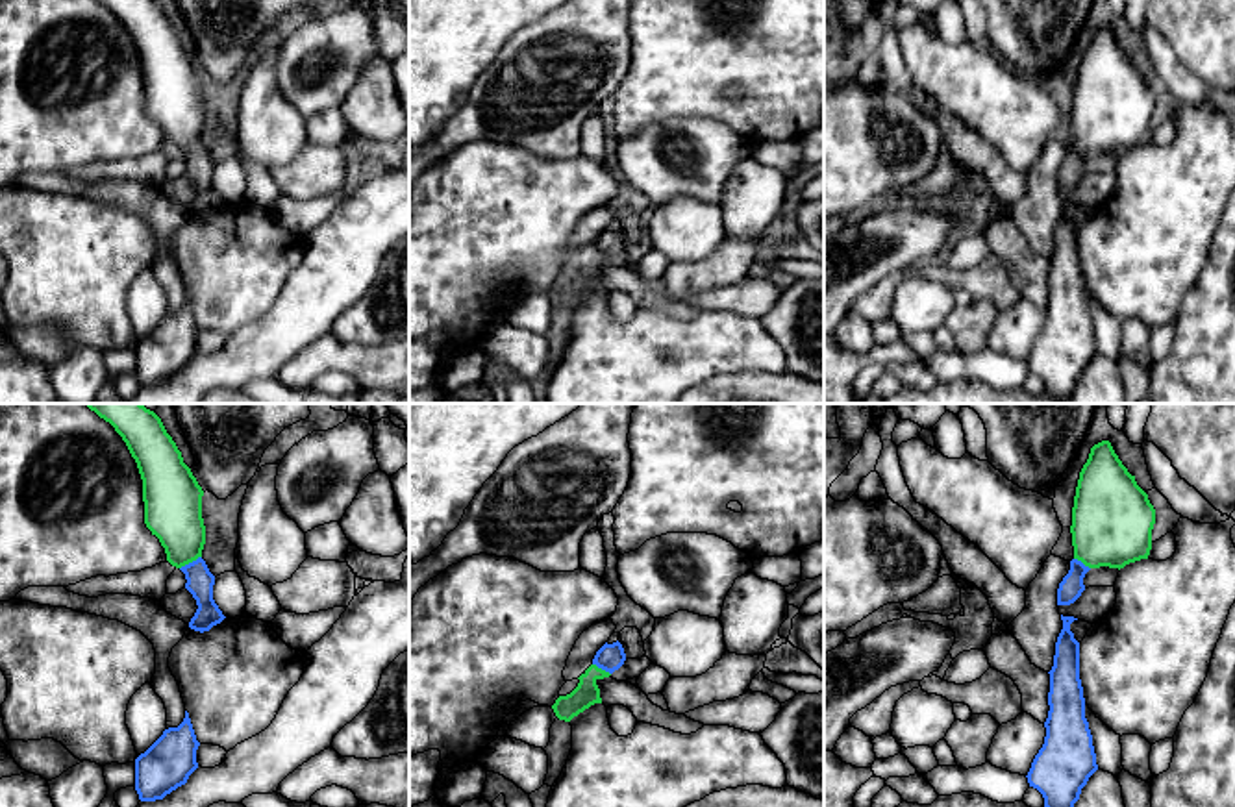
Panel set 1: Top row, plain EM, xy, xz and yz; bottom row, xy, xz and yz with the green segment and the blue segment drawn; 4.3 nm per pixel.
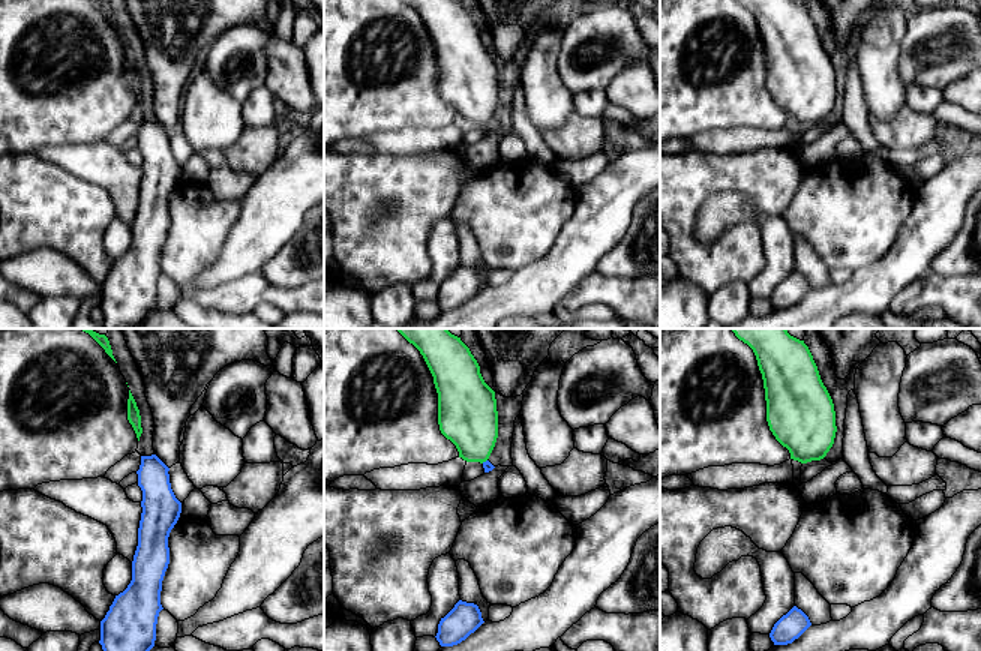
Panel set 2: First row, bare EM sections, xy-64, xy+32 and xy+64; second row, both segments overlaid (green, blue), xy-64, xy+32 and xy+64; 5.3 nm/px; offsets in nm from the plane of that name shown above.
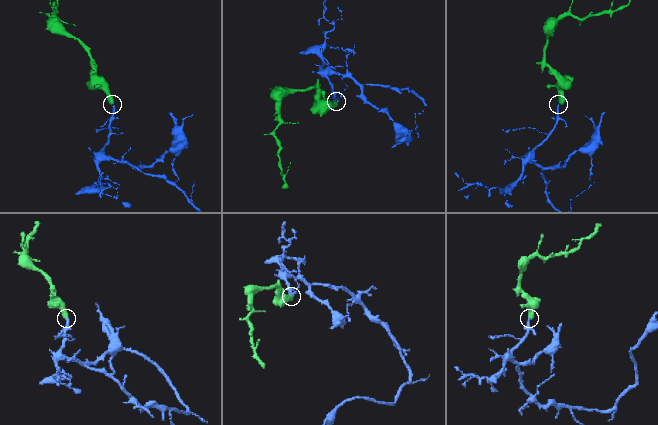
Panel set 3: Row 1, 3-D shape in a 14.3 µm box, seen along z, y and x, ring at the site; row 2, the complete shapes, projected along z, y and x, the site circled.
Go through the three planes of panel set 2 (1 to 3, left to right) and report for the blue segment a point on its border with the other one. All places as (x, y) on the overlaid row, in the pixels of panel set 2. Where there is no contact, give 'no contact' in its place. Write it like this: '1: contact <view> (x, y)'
1: no contact
2: contact xy+32 (483, 461)
3: no contact

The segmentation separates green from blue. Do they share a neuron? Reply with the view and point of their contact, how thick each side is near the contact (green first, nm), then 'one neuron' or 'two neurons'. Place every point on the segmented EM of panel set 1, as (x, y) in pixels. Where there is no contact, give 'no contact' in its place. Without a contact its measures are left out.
contact xy (189, 561); calibres 260 and 120 nm; one neuron

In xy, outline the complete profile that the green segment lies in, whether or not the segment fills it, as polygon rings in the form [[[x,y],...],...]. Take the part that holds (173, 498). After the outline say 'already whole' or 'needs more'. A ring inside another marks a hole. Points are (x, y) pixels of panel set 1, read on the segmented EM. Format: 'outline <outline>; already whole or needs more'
outline [[[143,404],[85,405],[115,428],[135,459],[143,479],[144,524],[159,539],[167,561],[185,574],[185,589],[198,605],[189,627],[209,631],[226,616],[213,600],[215,576],[202,559],[202,487],[154,411]]]; needs more

